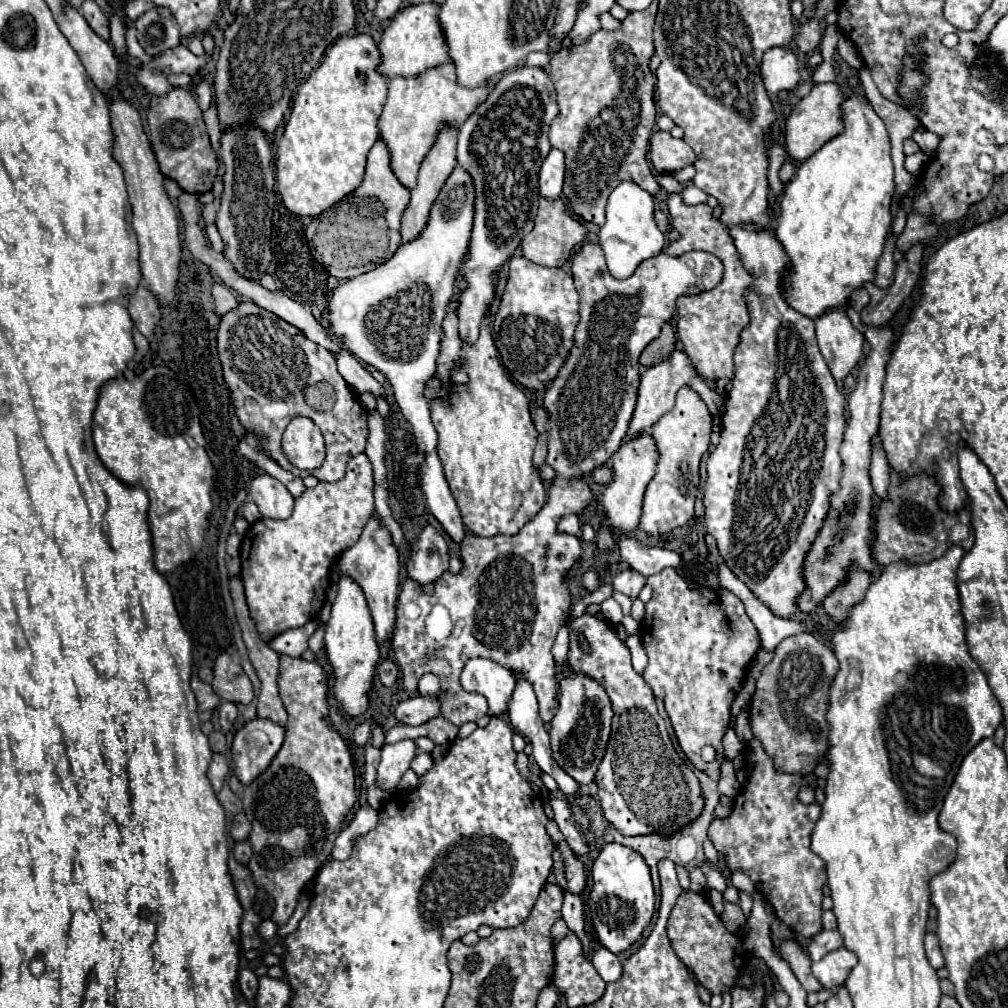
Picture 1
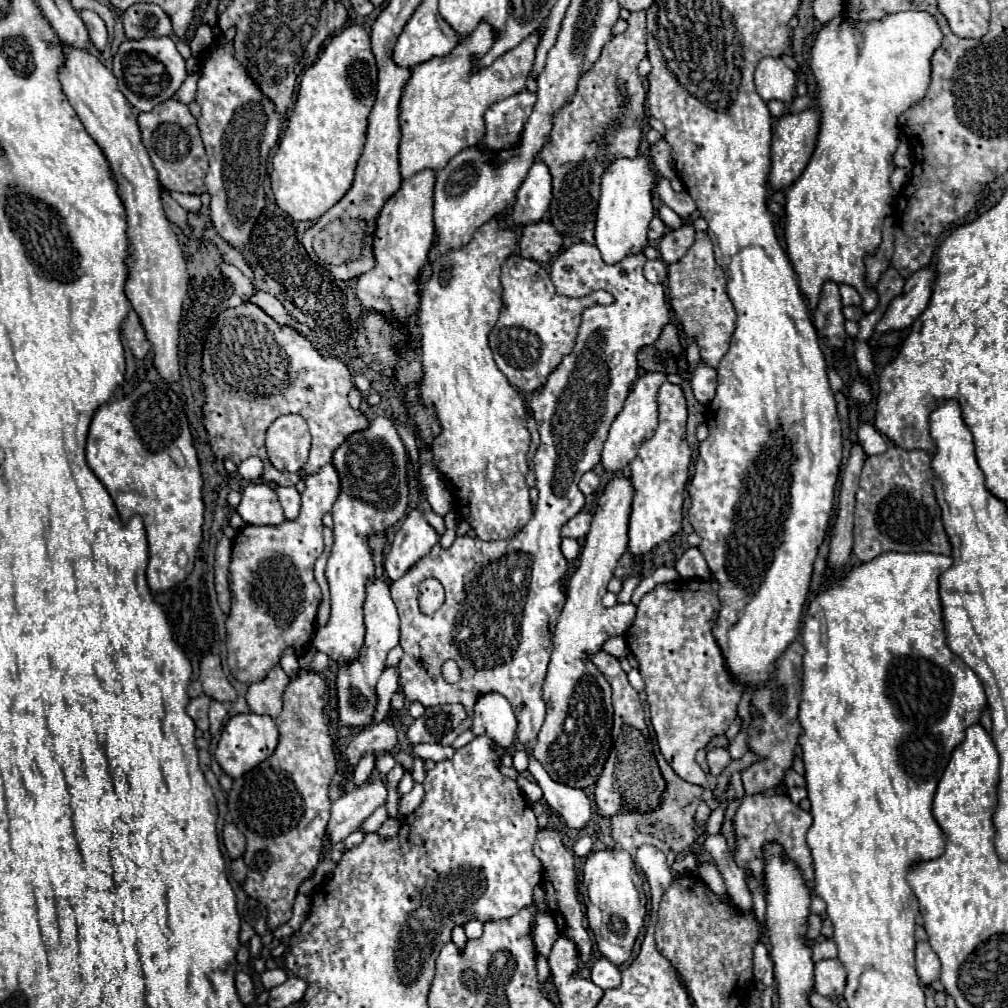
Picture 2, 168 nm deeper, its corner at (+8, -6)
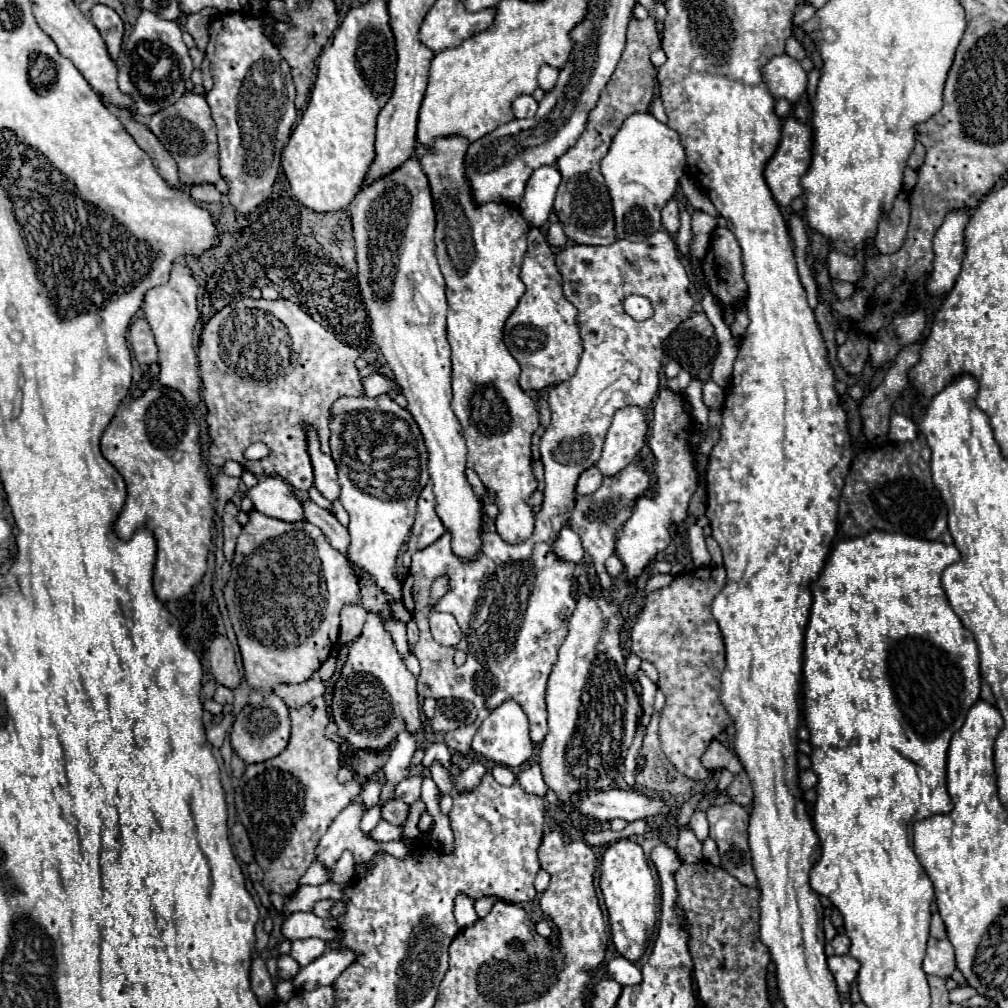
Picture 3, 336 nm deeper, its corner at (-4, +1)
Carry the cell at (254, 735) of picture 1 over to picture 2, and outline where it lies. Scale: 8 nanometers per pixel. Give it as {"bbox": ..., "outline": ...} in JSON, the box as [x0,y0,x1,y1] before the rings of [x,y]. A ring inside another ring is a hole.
{"bbox":[216,712,278,778],"outline":[[[254,712],[236,714],[230,718],[230,722],[222,732],[222,738],[216,748],[216,760],[230,778],[240,778],[252,768],[256,768],[260,762],[264,762],[274,752],[276,744],[278,744],[278,728],[270,716],[260,716]]]}

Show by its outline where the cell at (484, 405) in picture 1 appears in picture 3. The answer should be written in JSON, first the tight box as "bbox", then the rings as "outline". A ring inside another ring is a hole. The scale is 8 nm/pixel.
{"bbox":[414,135,538,543],"outline":[[[462,135],[438,137],[432,147],[416,141],[414,155],[428,177],[434,209],[436,209],[436,257],[446,279],[448,297],[448,343],[452,347],[452,409],[462,425],[462,433],[468,447],[468,467],[478,473],[484,487],[494,489],[498,495],[500,515],[496,517],[496,531],[506,543],[522,543],[534,531],[534,513],[528,505],[528,497],[536,491],[536,479],[532,473],[530,439],[538,429],[536,403],[520,389],[520,365],[504,345],[504,323],[516,309],[524,295],[524,283],[520,281],[520,265],[526,253],[526,239],[530,225],[524,221],[520,209],[508,203],[484,203],[478,205],[472,199],[472,187],[466,179],[464,157],[470,141]]]}

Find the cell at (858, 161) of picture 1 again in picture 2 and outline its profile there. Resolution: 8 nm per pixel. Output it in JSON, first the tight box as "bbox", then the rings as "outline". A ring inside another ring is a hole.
{"bbox":[786,12,942,313],"outline":[[[898,12],[894,16],[884,16],[880,22],[872,20],[868,24],[852,24],[848,20],[844,20],[842,16],[836,16],[832,22],[828,22],[816,36],[816,42],[812,46],[812,72],[816,76],[816,88],[818,88],[818,108],[822,112],[822,120],[820,120],[820,134],[818,134],[818,142],[816,142],[816,150],[806,166],[806,170],[800,174],[800,178],[786,190],[786,252],[790,262],[794,264],[794,270],[798,274],[798,286],[800,292],[806,296],[809,310],[815,310],[822,292],[822,284],[832,280],[838,286],[840,284],[850,284],[854,286],[863,298],[861,305],[865,313],[874,311],[877,306],[878,295],[876,290],[869,288],[864,281],[864,258],[876,252],[876,248],[880,246],[880,230],[882,230],[882,222],[884,218],[894,210],[894,190],[890,186],[890,174],[894,170],[894,162],[892,162],[892,154],[898,148],[898,114],[904,112],[906,108],[910,108],[916,100],[924,98],[928,84],[930,84],[930,58],[932,52],[940,46],[942,40],[942,32],[936,24],[936,20],[932,20],[932,16],[928,16],[926,12]]]}

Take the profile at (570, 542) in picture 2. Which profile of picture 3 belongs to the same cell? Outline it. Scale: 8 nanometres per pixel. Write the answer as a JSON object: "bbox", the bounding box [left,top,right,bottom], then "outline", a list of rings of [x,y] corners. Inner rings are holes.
{"bbox":[552,527,584,563],"outline":[[[562,527],[554,545],[552,545],[552,553],[560,559],[560,561],[568,561],[568,563],[580,563],[580,559],[584,557],[584,549],[580,543],[580,537],[568,529]]]}

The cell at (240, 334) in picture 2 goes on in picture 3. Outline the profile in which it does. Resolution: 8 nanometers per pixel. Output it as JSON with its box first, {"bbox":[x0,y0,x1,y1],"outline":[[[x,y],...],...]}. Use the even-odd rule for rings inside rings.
{"bbox":[198,299,364,491],"outline":[[[240,299],[236,303],[226,305],[210,321],[204,325],[200,333],[198,361],[200,361],[200,377],[204,383],[204,403],[208,407],[206,423],[210,435],[210,463],[222,467],[226,461],[234,459],[248,471],[258,477],[278,475],[288,481],[298,491],[308,491],[314,483],[312,463],[308,455],[306,443],[306,427],[314,427],[320,439],[321,451],[330,453],[328,445],[328,413],[332,401],[342,395],[364,395],[358,369],[354,361],[358,359],[358,351],[350,345],[344,345],[336,339],[332,331],[316,323],[300,305],[278,299]],[[252,443],[264,443],[270,449],[270,455],[258,461],[244,459],[244,451]]]}

